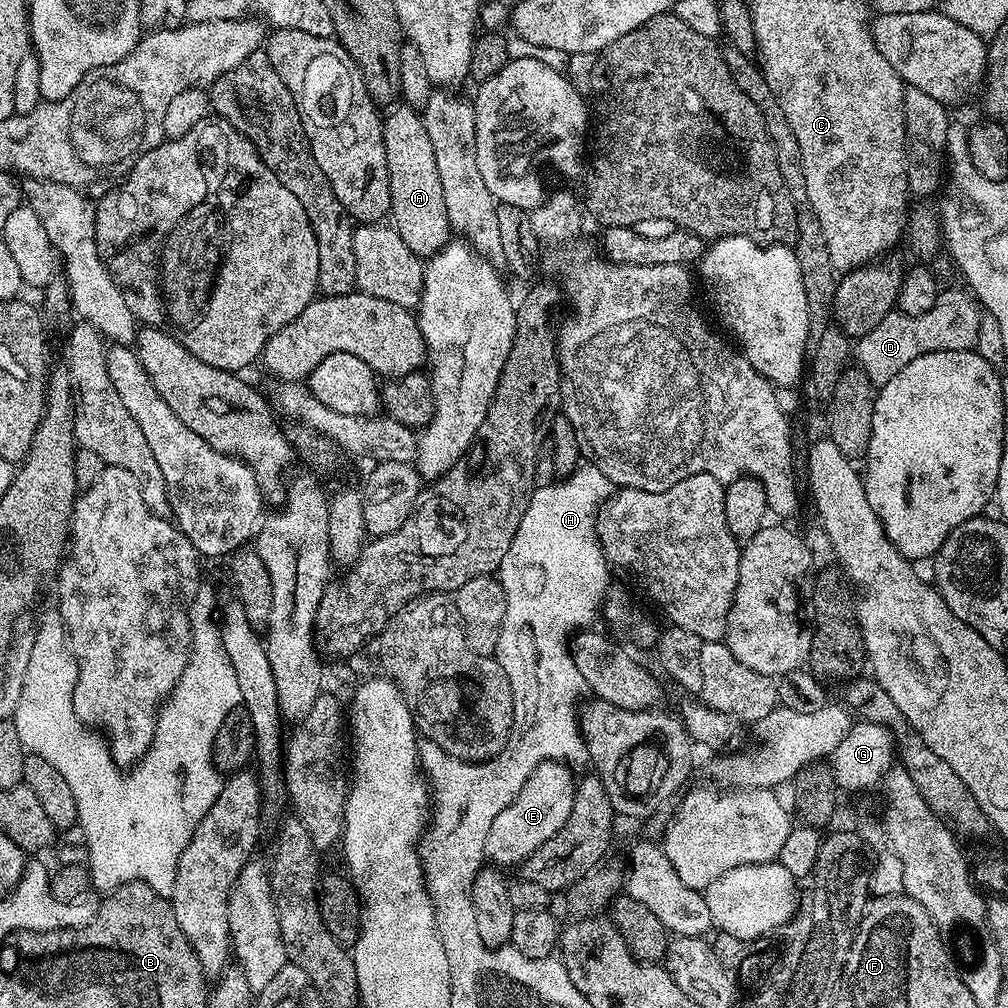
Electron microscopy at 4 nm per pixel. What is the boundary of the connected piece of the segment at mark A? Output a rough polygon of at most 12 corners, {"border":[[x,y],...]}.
{"border":[[423,115],[382,120],[391,223],[421,258],[453,235]]}

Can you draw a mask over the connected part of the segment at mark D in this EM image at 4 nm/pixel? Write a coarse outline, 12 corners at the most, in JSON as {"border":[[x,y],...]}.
{"border":[[945,287],[926,314],[886,314],[855,341],[874,386],[922,354],[975,349],[982,309]]}

